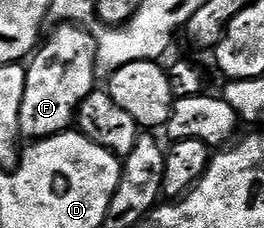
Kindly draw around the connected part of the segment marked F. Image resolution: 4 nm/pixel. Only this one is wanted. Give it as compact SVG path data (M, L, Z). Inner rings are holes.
M64 21L52 36L45 38L39 44L38 50L26 63L26 93L22 93L22 113L18 113L18 125L21 136L25 140L48 139L52 135L60 135L75 124L76 111L90 97L90 93L97 90L96 75L96 37L84 27L75 27L75 22Z

